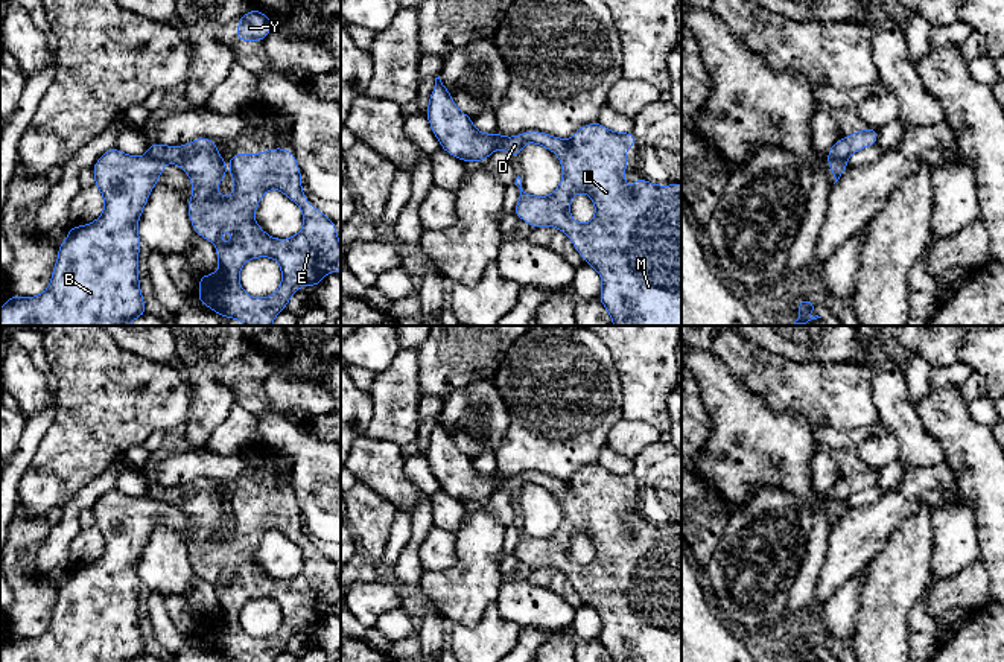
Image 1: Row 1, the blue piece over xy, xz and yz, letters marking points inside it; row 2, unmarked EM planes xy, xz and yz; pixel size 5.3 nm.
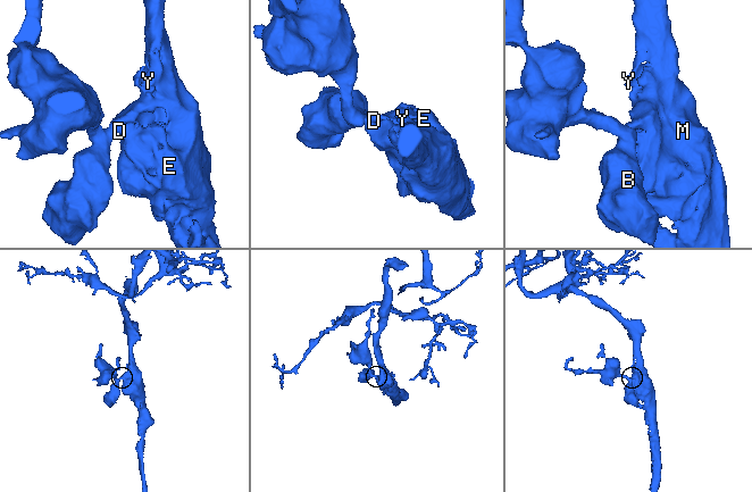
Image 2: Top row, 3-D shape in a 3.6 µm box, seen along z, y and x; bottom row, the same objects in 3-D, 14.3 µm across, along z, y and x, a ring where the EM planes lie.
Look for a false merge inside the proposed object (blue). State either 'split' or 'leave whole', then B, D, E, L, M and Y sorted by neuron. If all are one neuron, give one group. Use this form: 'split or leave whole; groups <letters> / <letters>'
split; groups B / D E L M Y

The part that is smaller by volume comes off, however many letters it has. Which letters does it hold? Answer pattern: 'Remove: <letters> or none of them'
Remove: B

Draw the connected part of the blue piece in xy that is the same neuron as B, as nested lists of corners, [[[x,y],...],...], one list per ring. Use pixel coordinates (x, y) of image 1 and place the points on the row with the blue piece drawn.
[[[116,146],[102,154],[91,167],[94,187],[105,201],[102,215],[94,222],[68,227],[49,288],[35,297],[12,294],[0,309],[0,326],[128,326],[148,315],[138,278],[143,243],[137,225],[164,167],[164,161],[151,155],[128,155]]]

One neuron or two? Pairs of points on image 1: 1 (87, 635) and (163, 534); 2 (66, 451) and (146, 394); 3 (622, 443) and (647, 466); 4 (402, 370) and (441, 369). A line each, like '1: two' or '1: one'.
1: two
2: one
3: two
4: two

